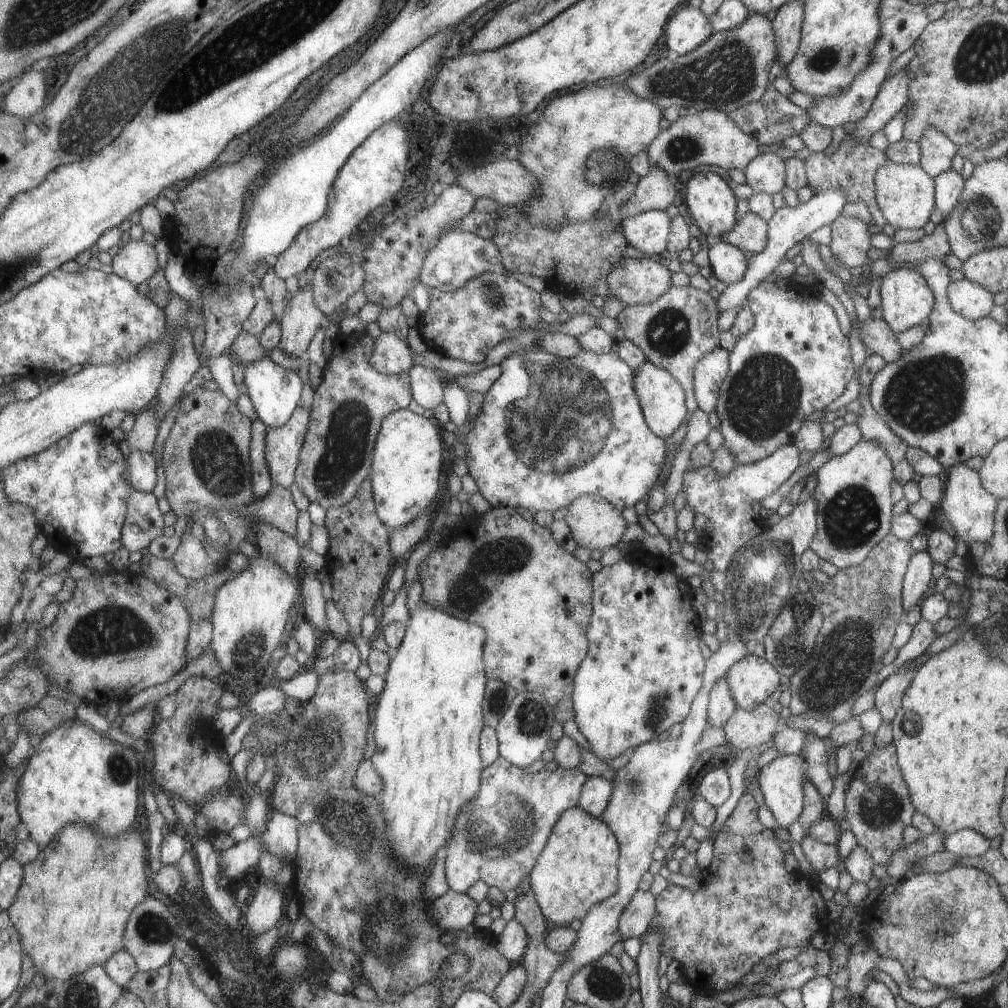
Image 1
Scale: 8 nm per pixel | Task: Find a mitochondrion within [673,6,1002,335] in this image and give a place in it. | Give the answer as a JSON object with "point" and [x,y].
{"point":[827,59]}

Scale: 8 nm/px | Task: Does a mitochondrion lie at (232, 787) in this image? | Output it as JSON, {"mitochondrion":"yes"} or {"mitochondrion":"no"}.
{"mitochondrion":"no"}

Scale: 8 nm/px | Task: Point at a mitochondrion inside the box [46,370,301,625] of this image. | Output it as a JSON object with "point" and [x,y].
{"point":[217,460]}

